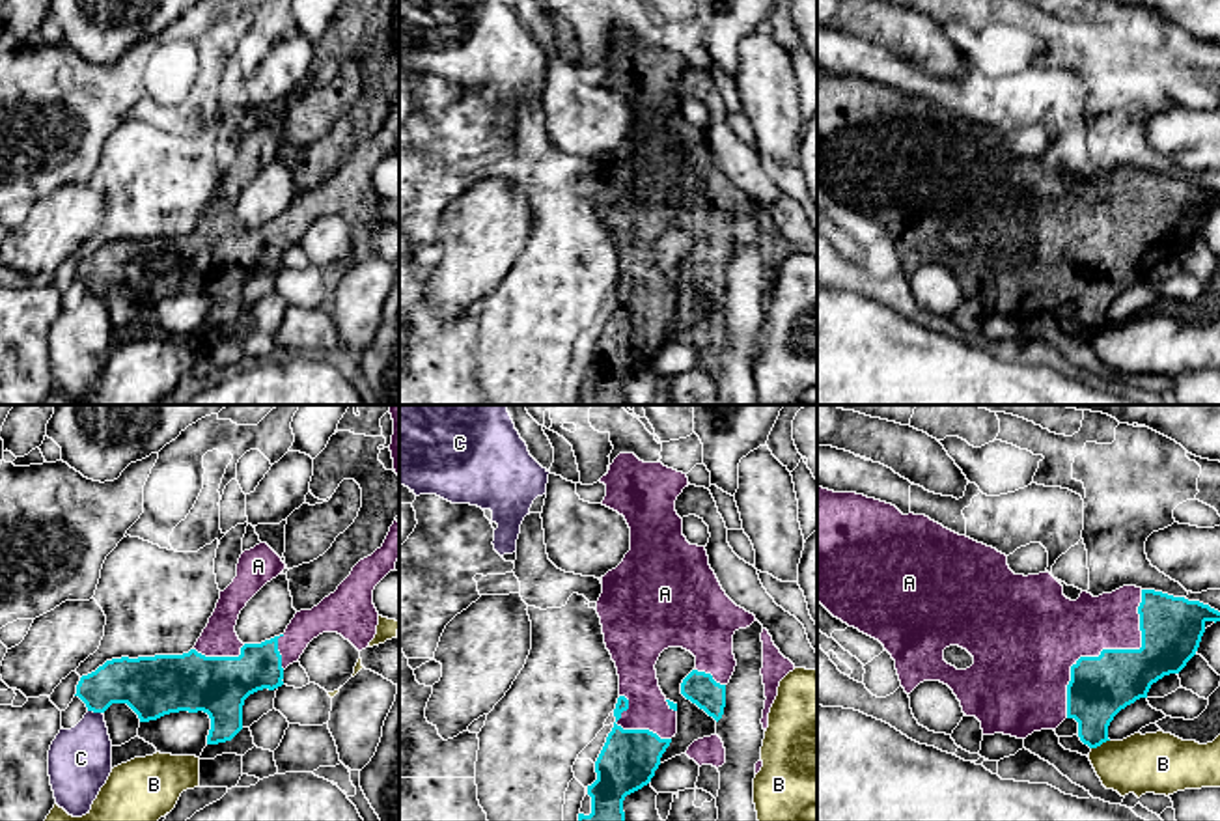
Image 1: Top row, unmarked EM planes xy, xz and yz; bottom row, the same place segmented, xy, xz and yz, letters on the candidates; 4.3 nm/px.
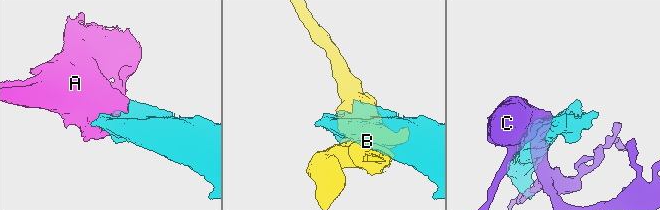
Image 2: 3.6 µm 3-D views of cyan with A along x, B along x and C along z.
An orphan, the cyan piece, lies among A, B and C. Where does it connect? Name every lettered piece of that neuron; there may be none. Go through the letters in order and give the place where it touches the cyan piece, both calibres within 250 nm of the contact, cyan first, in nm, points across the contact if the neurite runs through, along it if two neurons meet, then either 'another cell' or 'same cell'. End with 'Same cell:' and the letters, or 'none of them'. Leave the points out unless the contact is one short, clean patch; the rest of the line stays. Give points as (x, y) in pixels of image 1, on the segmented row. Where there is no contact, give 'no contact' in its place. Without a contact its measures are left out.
A: yz (1109, 650) | 260/300 nm | same cell
B: yz (1099, 745) | 260/260 nm | another cell
C: xy (96, 711) | 240/280 nm | another cell
Same cell: A

